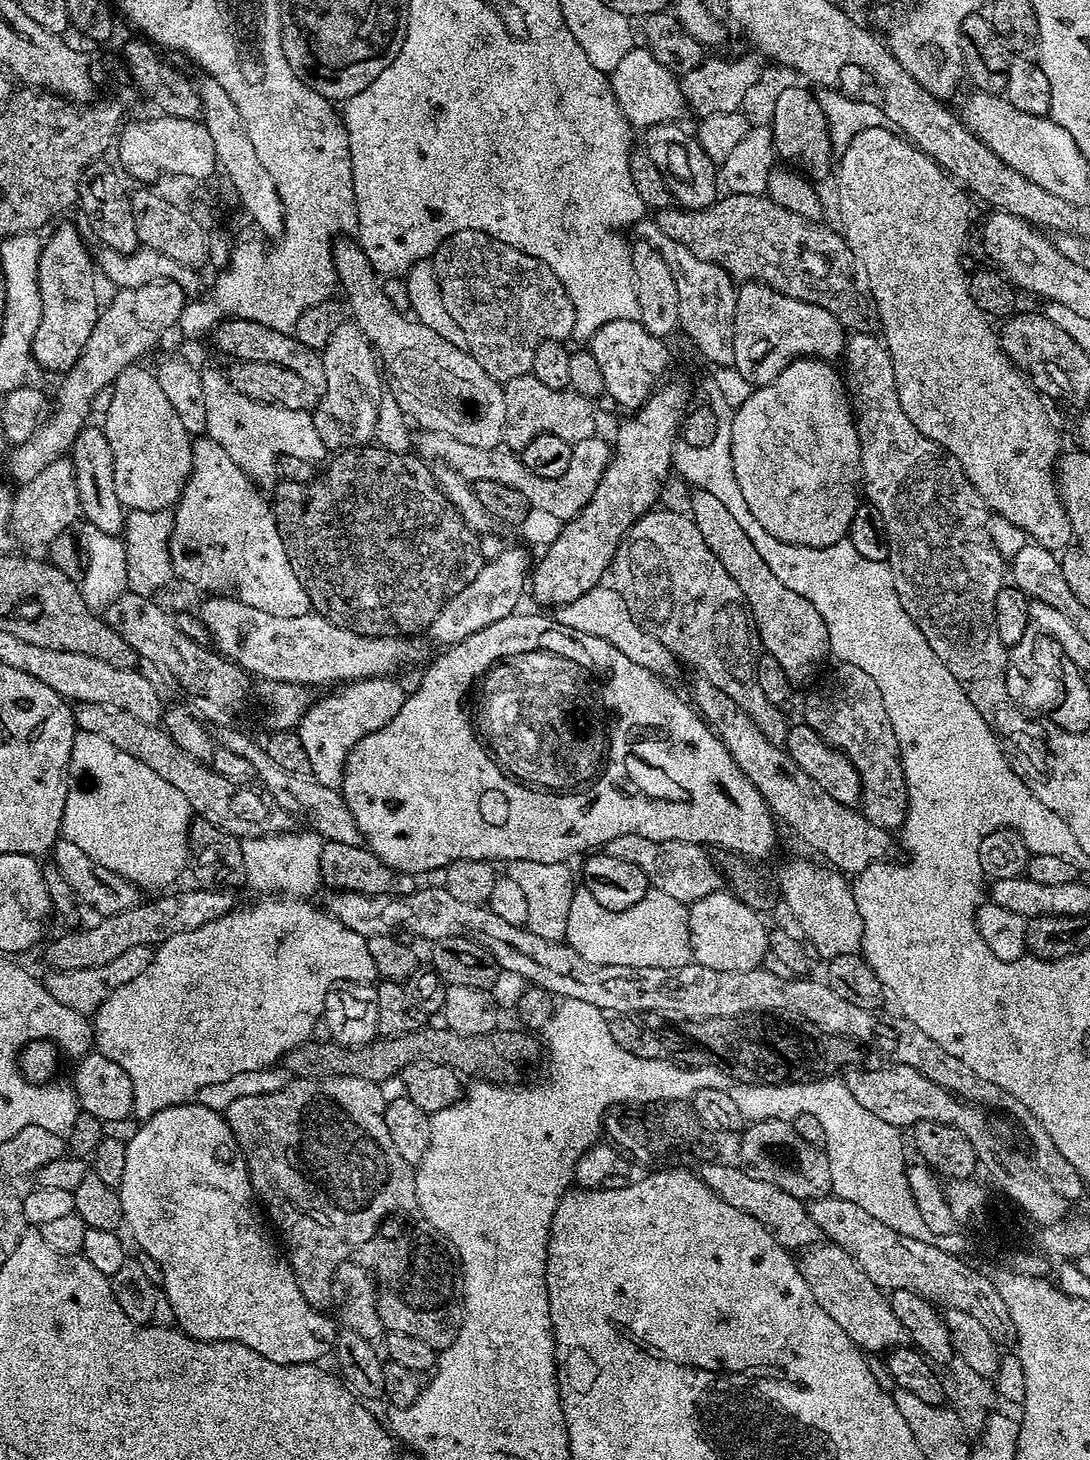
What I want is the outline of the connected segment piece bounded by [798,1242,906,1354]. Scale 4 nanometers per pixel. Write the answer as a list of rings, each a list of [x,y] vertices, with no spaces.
[[[817,1242],[799,1257],[798,1263],[800,1273],[806,1278],[810,1290],[818,1304],[822,1306],[822,1310],[826,1310],[826,1314],[830,1314],[830,1318],[834,1318],[834,1322],[838,1322],[838,1326],[842,1326],[842,1330],[846,1330],[849,1338],[865,1353],[880,1354],[885,1350],[901,1347],[905,1343],[904,1327],[898,1320],[898,1314],[894,1314],[891,1299],[886,1295],[885,1289],[870,1282],[870,1278],[866,1278],[866,1274],[856,1265],[854,1258],[850,1258],[850,1254],[843,1252],[837,1244]]]

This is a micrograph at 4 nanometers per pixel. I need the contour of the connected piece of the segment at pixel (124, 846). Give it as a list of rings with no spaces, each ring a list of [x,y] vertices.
[[[77,731],[72,753],[70,754],[70,762],[68,763],[68,797],[66,798],[62,836],[63,839],[74,842],[74,846],[78,846],[78,850],[82,850],[82,854],[89,856],[97,866],[126,878],[131,884],[136,885],[141,890],[147,890],[147,888],[167,889],[172,886],[167,886],[167,884],[174,883],[179,878],[180,871],[184,867],[184,871],[189,867],[190,825],[193,820],[194,813],[192,807],[188,804],[188,799],[178,790],[174,790],[174,786],[170,786],[170,782],[166,782],[166,778],[160,777],[159,774],[154,774],[154,770],[150,770],[150,766],[146,766],[146,762],[138,762],[138,758],[130,758],[130,754],[118,750],[118,746],[114,746],[114,742],[106,742],[106,738],[98,738],[98,734]]]

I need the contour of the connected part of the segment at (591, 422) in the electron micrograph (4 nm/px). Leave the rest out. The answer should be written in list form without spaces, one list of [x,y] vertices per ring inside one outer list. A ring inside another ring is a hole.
[[[531,374],[510,378],[503,381],[506,398],[506,422],[503,443],[511,451],[519,454],[530,438],[538,438],[538,434],[558,434],[558,438],[566,438],[572,445],[582,442],[582,438],[597,435],[596,412],[592,409],[593,401],[589,397],[571,391],[568,388],[551,388],[538,382]]]

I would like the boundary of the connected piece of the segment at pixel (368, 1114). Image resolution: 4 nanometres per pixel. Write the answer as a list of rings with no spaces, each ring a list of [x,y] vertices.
[[[335,1076],[334,1078],[326,1078],[325,1080],[298,1080],[295,1078],[289,1079],[289,1082],[286,1086],[283,1086],[282,1089],[274,1091],[274,1093],[268,1094],[257,1094],[251,1095],[246,1098],[238,1098],[237,1101],[234,1101],[230,1104],[228,1110],[226,1111],[226,1119],[228,1121],[228,1125],[230,1126],[230,1130],[234,1134],[234,1138],[238,1142],[238,1146],[242,1150],[242,1154],[246,1158],[246,1162],[248,1163],[248,1173],[250,1174],[250,1178],[252,1179],[252,1191],[258,1197],[259,1203],[262,1205],[264,1203],[263,1211],[266,1213],[268,1211],[267,1219],[271,1221],[273,1220],[276,1223],[276,1228],[280,1231],[279,1239],[282,1241],[284,1239],[283,1247],[286,1249],[286,1255],[288,1257],[288,1264],[292,1267],[292,1273],[294,1274],[294,1278],[298,1282],[298,1290],[302,1290],[302,1298],[306,1298],[306,1302],[310,1302],[312,1307],[317,1310],[324,1310],[333,1303],[334,1300],[334,1277],[336,1275],[336,1271],[338,1270],[338,1266],[343,1260],[349,1259],[353,1254],[352,1252],[356,1252],[360,1247],[363,1246],[364,1243],[367,1242],[368,1239],[371,1238],[372,1235],[375,1234],[376,1231],[380,1228],[380,1223],[383,1222],[387,1216],[392,1216],[395,1212],[400,1212],[403,1208],[410,1208],[410,1210],[416,1208],[416,1173],[414,1171],[413,1165],[410,1165],[406,1162],[406,1158],[402,1158],[402,1154],[398,1154],[398,1150],[394,1150],[394,1142],[390,1142],[390,1134],[386,1130],[386,1122],[384,1121],[384,1105],[385,1102],[382,1098],[382,1090],[380,1089],[379,1083],[375,1080],[367,1080],[366,1078],[354,1078],[353,1076]]]

